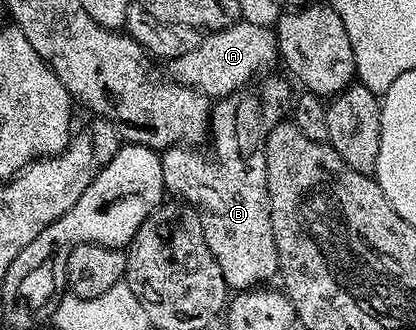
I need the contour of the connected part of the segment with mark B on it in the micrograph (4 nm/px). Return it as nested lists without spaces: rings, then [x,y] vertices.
[[[272,74],[226,98],[216,99],[209,115],[211,142],[213,138],[210,154],[189,144],[171,146],[161,154],[166,191],[199,208],[207,248],[233,292],[260,287],[279,274],[279,256],[269,215],[265,141],[278,122],[286,121],[291,94],[289,98],[288,84]]]

